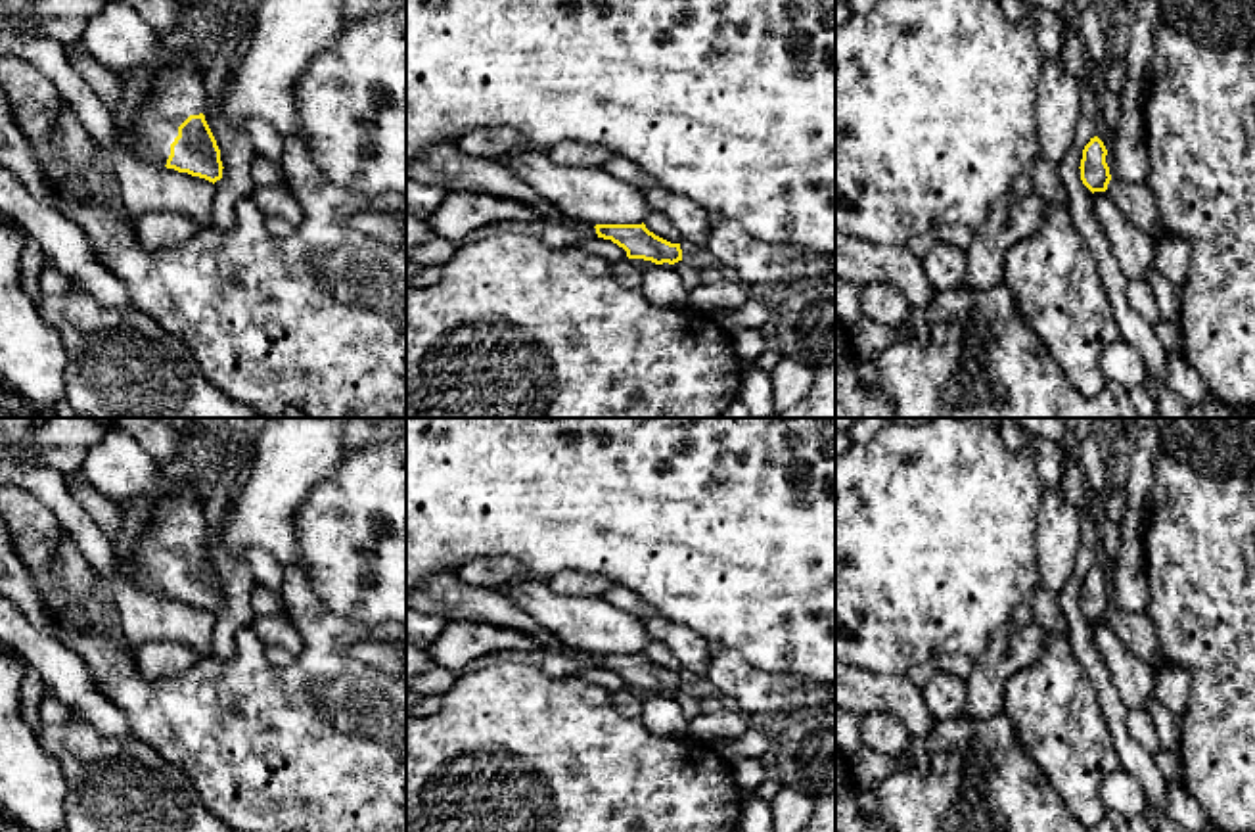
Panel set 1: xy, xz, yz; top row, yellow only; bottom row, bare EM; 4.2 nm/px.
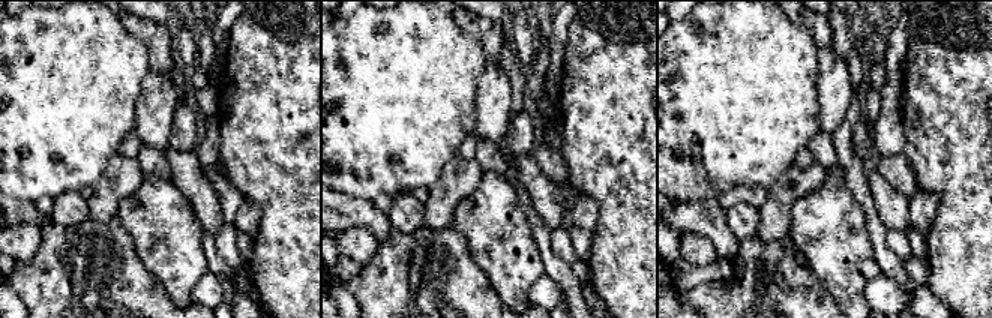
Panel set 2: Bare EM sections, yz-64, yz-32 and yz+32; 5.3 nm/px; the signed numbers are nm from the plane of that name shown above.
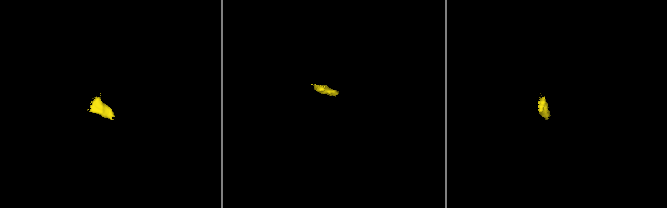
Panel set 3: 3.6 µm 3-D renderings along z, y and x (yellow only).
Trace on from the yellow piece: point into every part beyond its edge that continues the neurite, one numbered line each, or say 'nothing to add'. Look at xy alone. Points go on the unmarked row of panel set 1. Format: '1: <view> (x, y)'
1: xy (177, 520)

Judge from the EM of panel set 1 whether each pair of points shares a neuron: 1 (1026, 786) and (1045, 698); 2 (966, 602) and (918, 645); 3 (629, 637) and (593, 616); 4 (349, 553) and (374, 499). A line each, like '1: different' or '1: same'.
1: different
2: same
3: same
4: same

